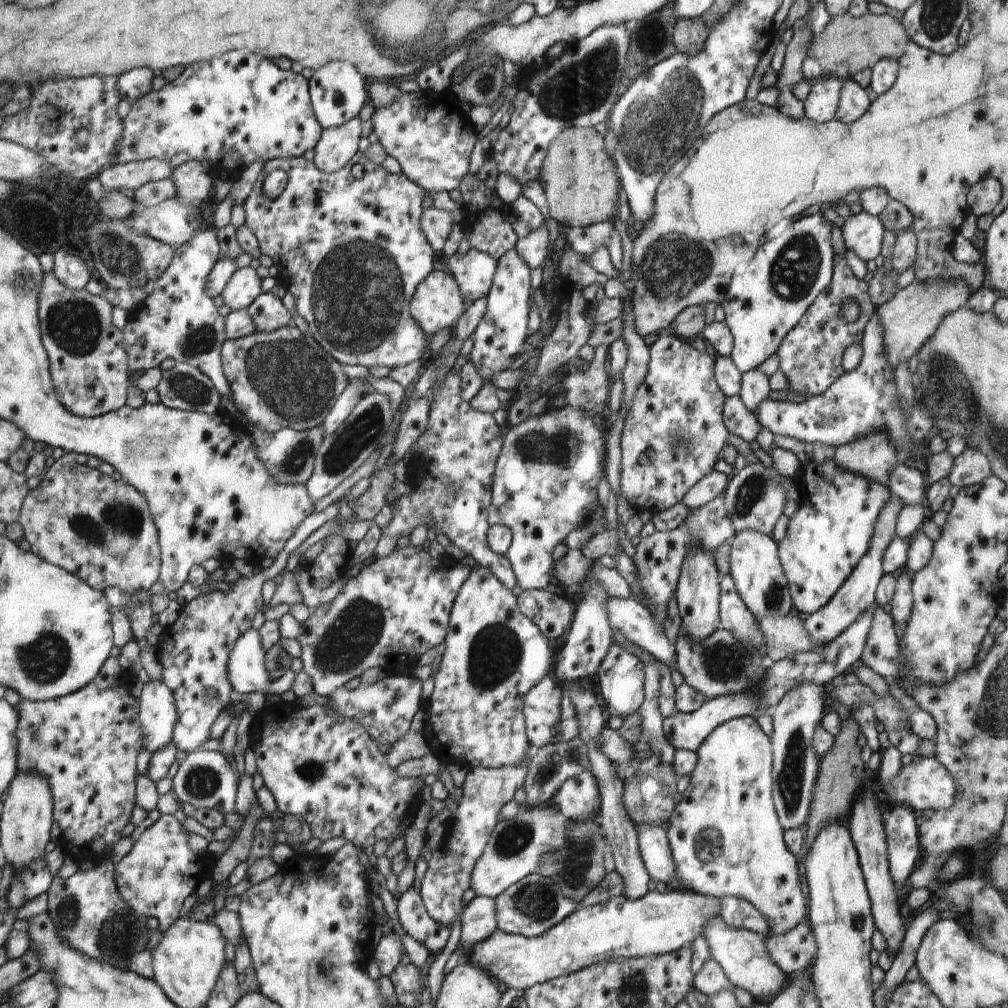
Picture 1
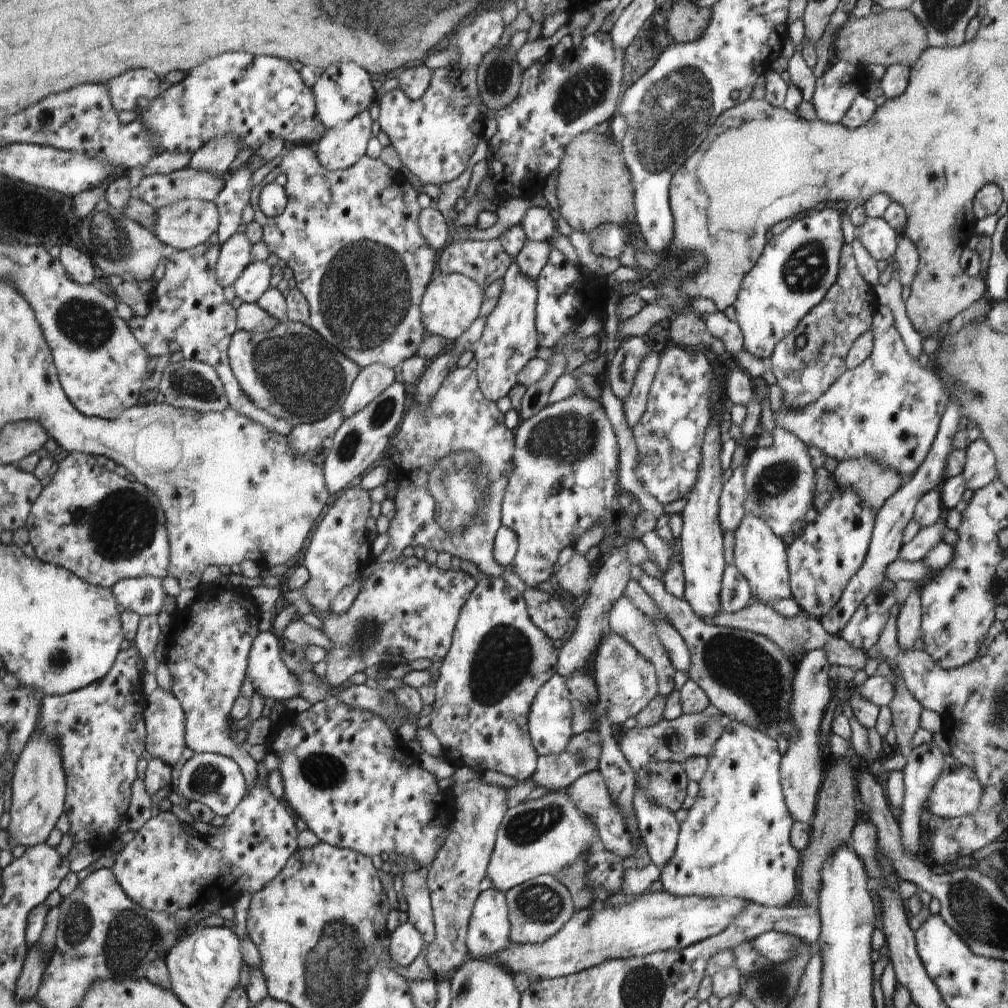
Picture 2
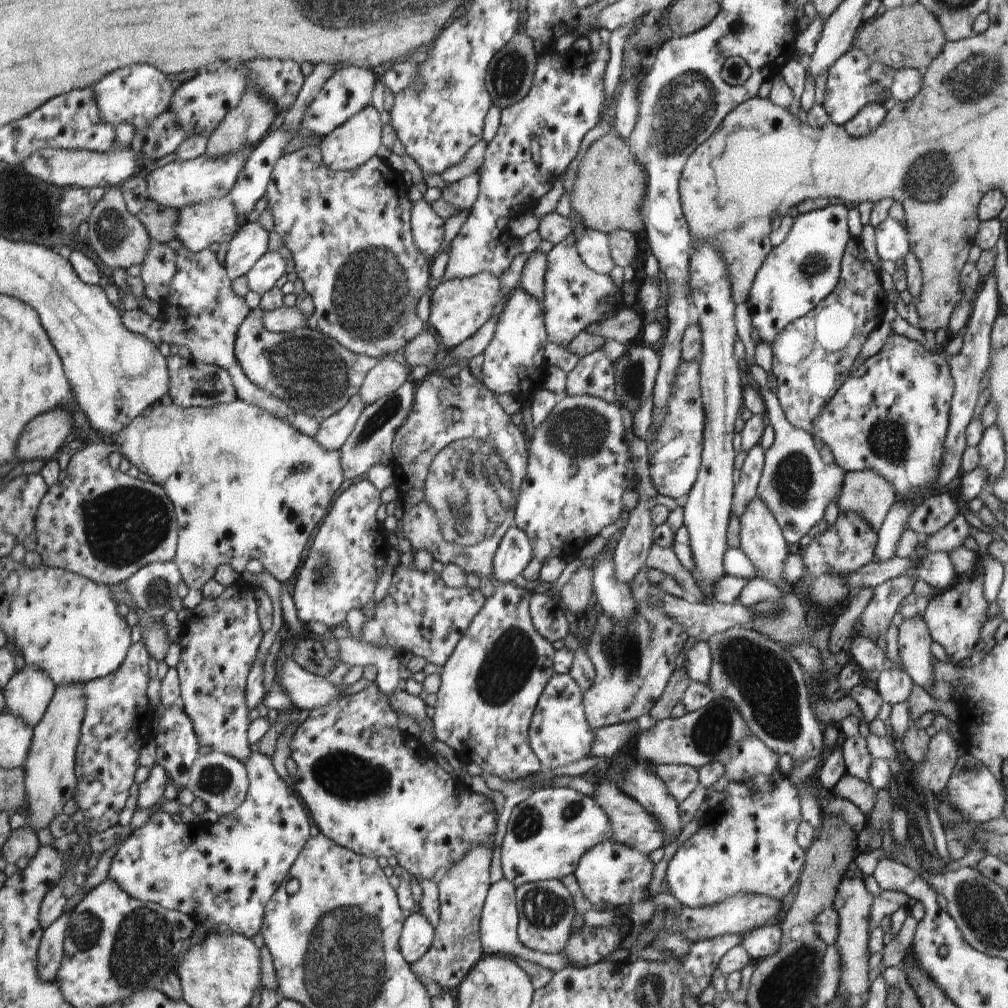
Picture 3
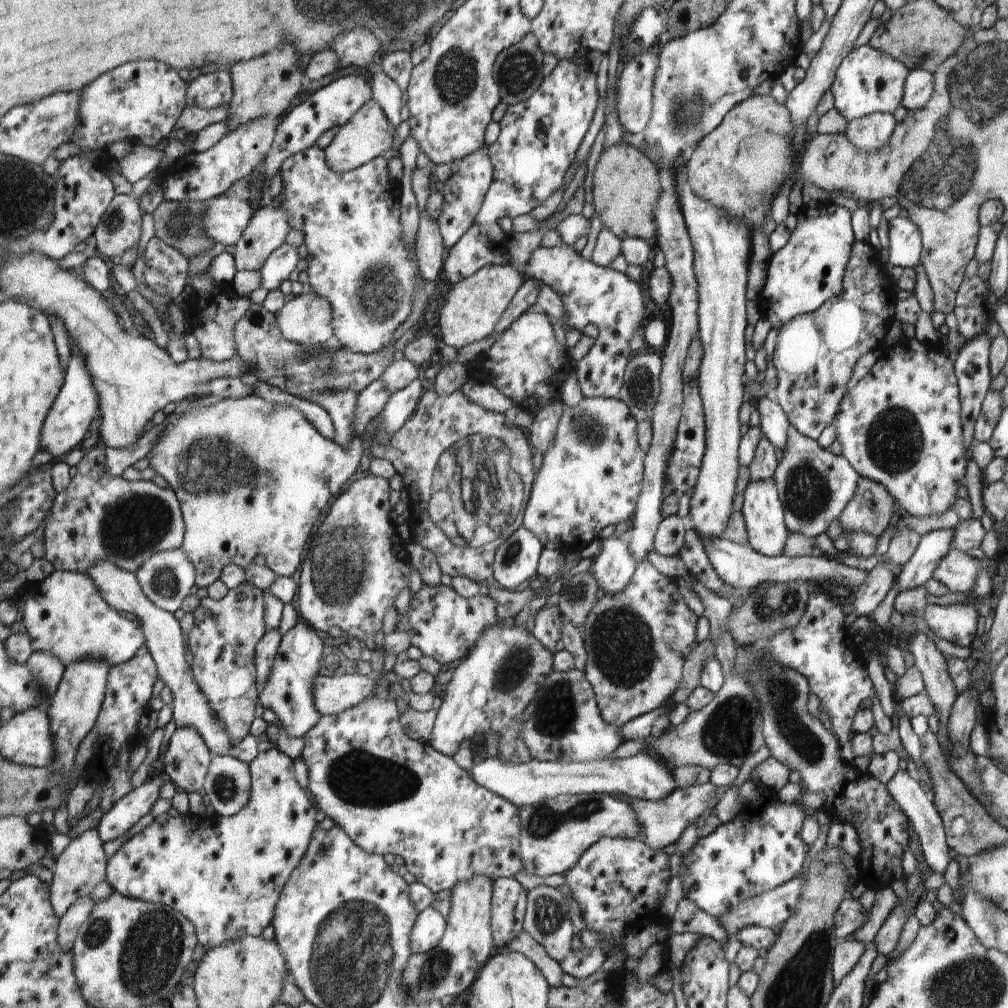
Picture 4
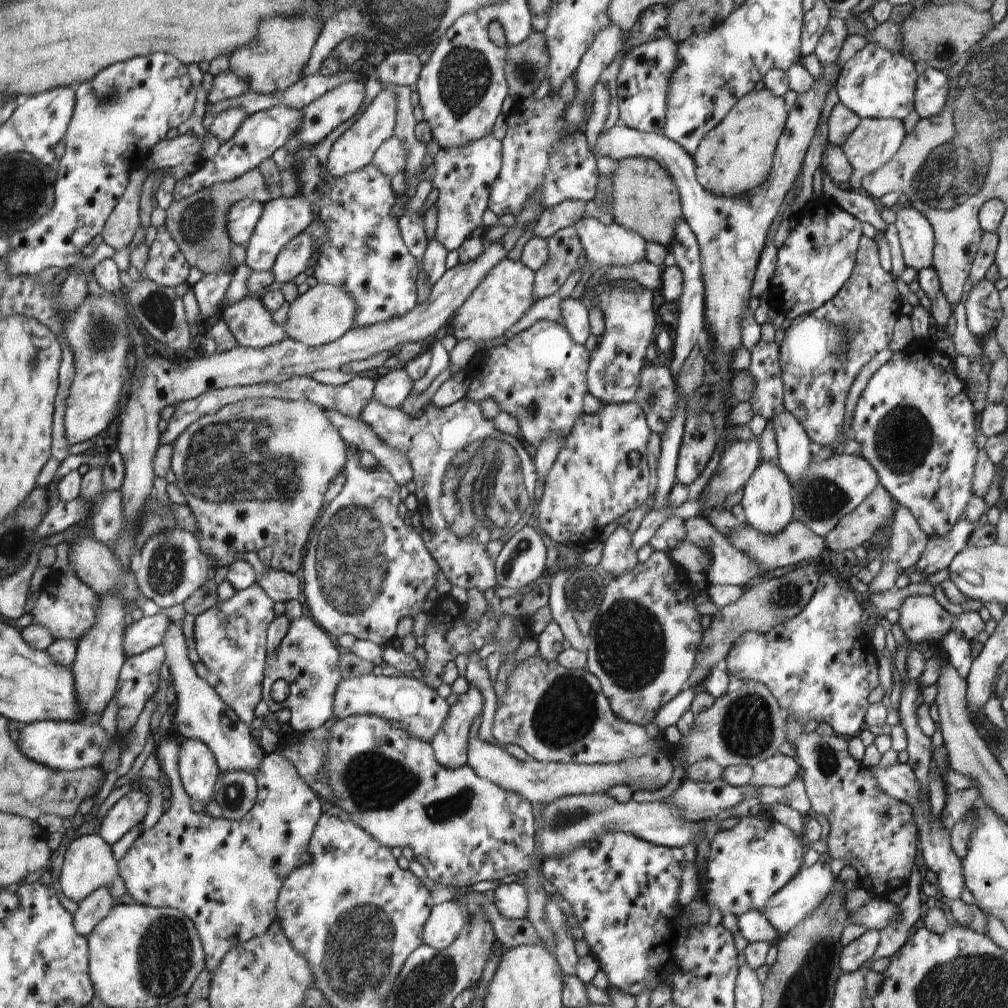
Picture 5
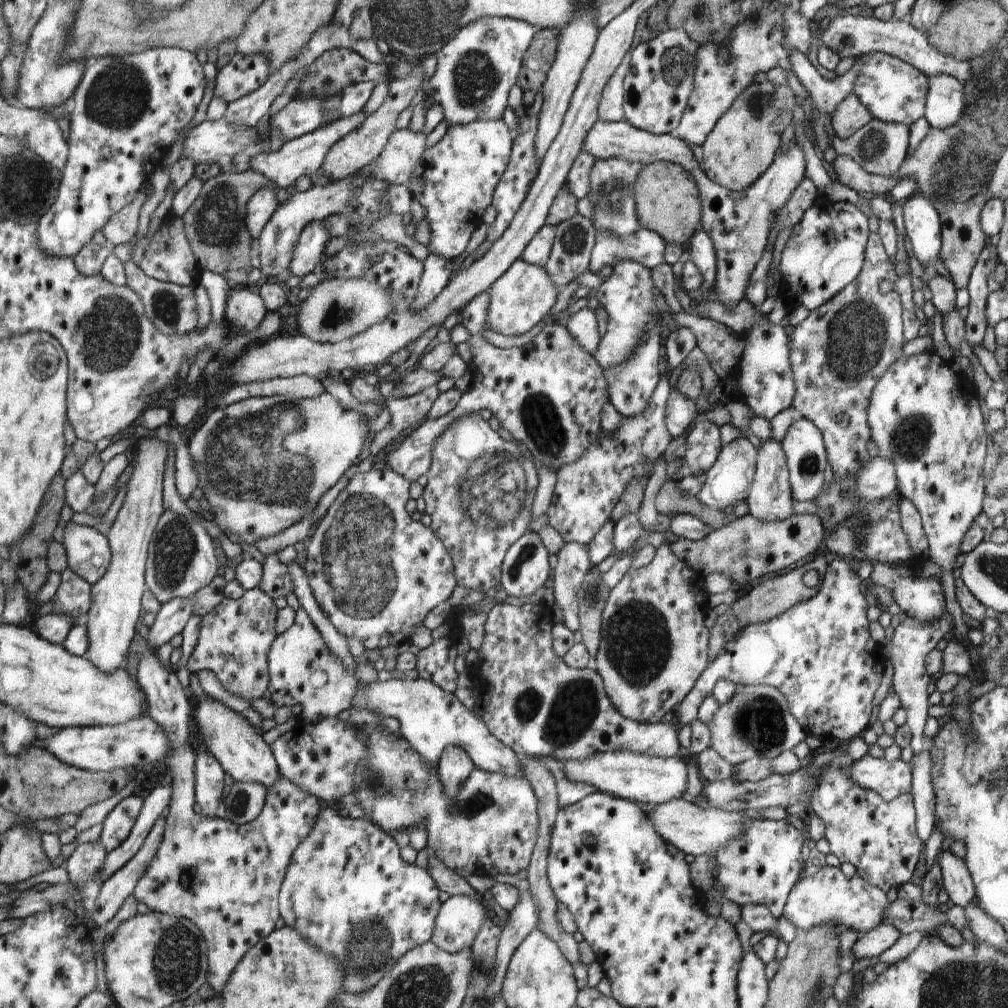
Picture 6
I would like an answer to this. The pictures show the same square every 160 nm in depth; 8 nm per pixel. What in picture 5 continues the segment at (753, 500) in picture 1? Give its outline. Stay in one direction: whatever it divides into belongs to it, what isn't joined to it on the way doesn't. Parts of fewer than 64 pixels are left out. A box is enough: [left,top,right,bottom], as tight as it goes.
[790,453,880,537]

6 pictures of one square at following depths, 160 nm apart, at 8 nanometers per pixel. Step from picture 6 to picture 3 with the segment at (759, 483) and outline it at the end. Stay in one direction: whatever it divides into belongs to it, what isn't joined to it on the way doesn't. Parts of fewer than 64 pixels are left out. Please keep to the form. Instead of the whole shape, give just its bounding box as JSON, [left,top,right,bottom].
[739,497,791,591]

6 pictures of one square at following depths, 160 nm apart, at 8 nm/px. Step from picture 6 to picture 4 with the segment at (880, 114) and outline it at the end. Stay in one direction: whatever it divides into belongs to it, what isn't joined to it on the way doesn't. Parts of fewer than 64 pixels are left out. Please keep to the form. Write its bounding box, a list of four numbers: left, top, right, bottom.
[830,45,911,122]

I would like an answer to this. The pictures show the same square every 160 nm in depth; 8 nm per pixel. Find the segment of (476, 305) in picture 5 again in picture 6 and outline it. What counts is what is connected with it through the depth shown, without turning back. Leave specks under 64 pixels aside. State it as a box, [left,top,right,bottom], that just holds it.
[488,258,558,336]

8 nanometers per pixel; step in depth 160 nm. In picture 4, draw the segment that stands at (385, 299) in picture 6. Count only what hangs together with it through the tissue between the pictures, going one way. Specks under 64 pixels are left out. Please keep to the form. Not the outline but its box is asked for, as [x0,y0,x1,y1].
[275,289,334,349]

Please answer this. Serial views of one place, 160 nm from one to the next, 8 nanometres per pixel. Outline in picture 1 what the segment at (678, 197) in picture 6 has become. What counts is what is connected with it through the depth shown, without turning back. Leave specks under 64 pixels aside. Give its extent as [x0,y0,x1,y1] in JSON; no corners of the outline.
[539,126,621,227]

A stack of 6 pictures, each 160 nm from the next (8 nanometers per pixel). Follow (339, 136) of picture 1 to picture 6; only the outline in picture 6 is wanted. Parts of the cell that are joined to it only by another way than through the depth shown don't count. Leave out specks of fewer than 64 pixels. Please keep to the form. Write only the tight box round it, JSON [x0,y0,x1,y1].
[321,66,422,182]

